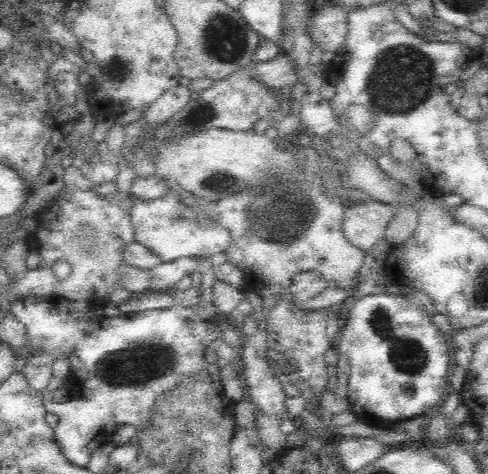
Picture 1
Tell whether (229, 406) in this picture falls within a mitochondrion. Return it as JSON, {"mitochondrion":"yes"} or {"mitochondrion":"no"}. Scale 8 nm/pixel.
{"mitochondrion":"no"}

